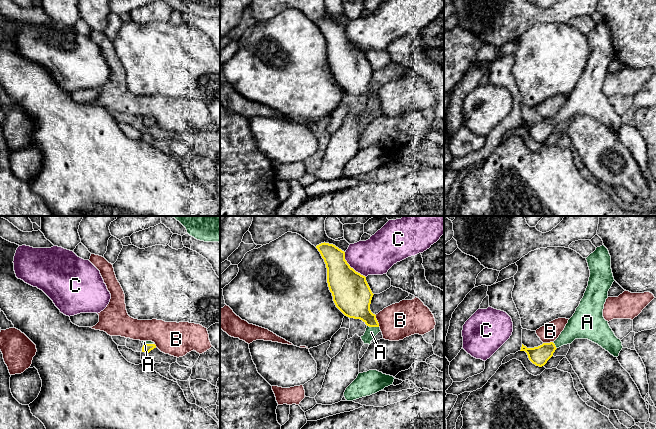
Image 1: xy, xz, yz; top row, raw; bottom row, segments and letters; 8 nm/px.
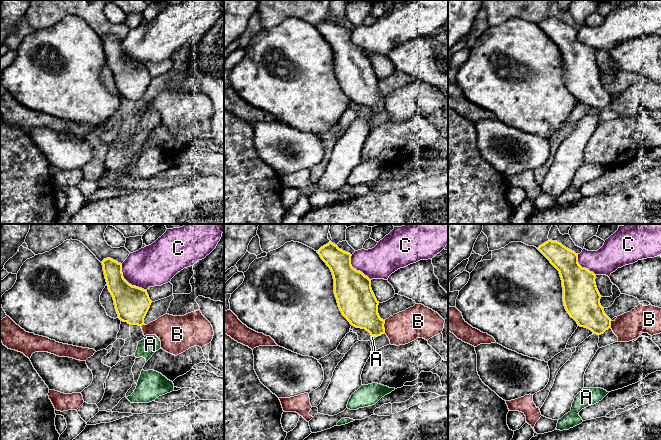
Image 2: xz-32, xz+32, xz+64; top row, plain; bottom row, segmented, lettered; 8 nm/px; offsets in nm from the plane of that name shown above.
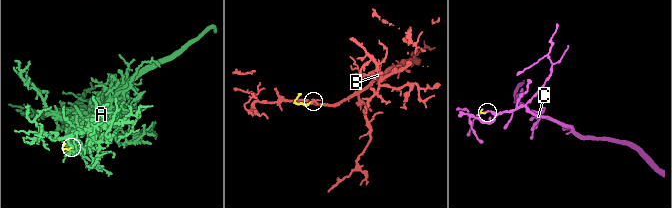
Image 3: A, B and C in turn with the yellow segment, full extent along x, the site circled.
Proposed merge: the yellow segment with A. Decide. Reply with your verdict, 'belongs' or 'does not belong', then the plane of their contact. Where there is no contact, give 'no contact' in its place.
belongs; contact in xz

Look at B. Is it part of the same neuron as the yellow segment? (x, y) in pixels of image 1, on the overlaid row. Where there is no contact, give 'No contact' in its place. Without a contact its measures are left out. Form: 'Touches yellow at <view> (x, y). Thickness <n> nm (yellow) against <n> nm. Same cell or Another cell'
Touches yellow at xz (377, 321). Thickness 260 nm (yellow) against 280 nm. Another cell

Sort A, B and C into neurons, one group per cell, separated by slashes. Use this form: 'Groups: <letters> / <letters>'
Groups: A / B / C

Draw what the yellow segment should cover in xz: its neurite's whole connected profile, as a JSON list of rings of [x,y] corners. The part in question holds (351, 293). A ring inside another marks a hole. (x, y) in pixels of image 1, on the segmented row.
[[[321,243],[316,246],[327,268],[327,283],[336,307],[347,317],[360,319],[366,325],[366,331],[361,336],[364,344],[371,344],[374,337],[381,331],[376,315],[370,310],[373,293],[366,281],[366,277],[356,272],[345,260],[345,252],[333,244]]]

